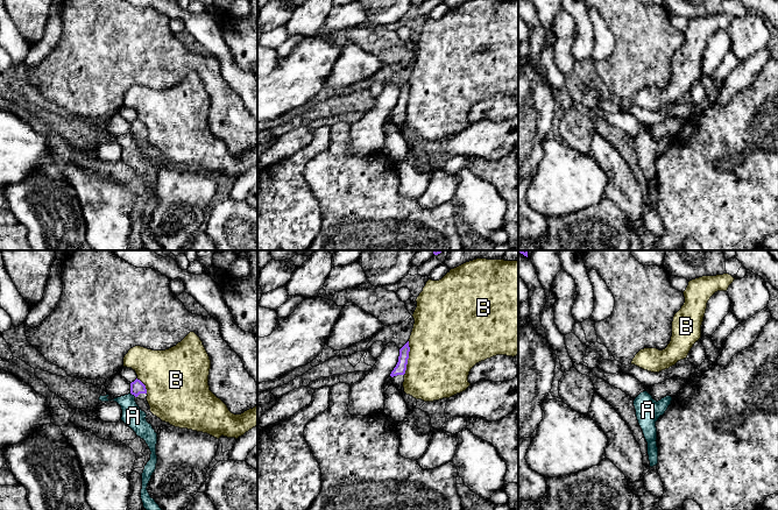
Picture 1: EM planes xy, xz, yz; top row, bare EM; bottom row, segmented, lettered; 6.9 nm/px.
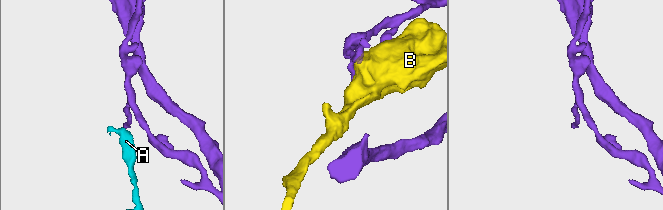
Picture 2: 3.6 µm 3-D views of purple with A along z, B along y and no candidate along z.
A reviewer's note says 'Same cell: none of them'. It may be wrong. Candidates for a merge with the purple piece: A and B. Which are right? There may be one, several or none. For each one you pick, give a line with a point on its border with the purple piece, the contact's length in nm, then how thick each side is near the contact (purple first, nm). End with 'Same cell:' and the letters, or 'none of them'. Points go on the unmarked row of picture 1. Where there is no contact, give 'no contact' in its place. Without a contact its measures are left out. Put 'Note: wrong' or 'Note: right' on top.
Note: right
Same cell: none of them

